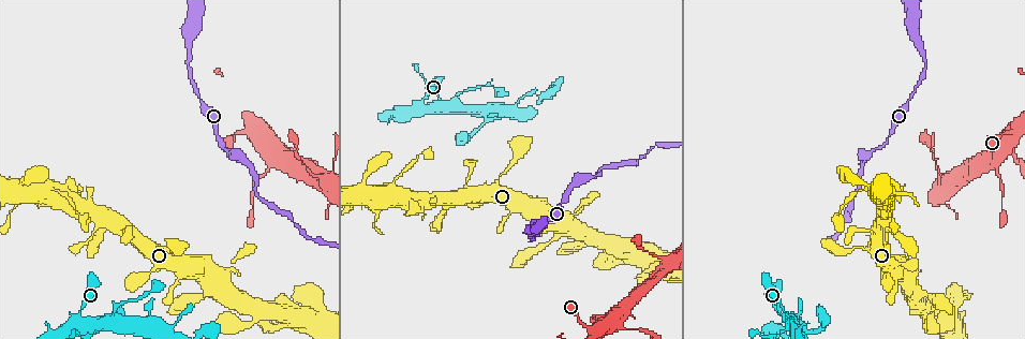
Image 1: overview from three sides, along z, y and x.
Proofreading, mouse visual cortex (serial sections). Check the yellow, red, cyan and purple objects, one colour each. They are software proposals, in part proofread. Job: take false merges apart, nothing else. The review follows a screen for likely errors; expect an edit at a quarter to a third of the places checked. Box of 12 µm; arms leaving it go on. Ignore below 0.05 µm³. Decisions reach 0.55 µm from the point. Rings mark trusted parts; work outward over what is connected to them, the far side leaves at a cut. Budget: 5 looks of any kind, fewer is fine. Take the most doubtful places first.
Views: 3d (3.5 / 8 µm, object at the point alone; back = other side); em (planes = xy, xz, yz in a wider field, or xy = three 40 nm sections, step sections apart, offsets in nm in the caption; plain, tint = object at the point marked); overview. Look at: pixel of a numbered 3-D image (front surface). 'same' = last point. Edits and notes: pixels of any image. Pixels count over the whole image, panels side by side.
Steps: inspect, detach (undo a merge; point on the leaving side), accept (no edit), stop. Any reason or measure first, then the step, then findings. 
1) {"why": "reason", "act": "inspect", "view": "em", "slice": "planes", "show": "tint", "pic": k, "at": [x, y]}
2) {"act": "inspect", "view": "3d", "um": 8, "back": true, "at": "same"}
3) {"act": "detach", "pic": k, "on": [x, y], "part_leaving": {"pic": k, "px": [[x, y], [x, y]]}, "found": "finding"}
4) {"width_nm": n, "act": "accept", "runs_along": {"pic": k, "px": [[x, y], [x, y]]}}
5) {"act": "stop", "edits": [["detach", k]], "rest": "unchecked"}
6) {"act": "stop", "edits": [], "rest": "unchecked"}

{"why": "thin arm on a thick one", "act": "inspect", "view": "3d", "um": 3.5, "pic": 1, "at": [661, 258]}

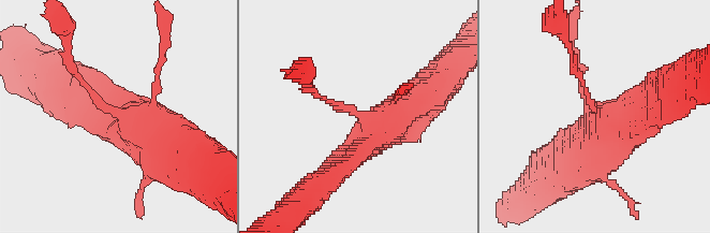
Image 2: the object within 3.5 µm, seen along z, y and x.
{"why": "now the EM", "act": "inspect", "view": "em", "slice": "xy", "step": 5, "show": "tint", "pic": 2, "at": [602, 114]}

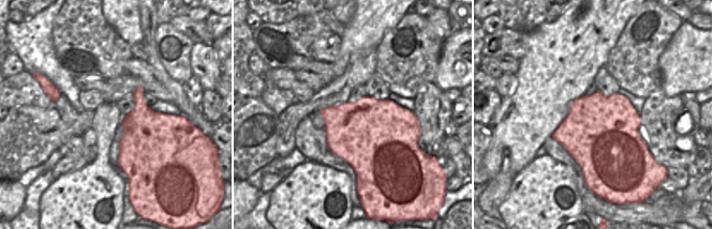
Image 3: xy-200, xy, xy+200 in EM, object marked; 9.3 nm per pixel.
{"act": "accept", "runs_along": {"pic": 2, "px": [[86, 106], [156, 143], [146, 183]]}, "found": "all the same cell"}

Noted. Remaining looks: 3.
{"why": "abrupt turn", "act": "inspect", "view": "3d", "um": 3.5, "pic": 1, "at": [456, 103]}

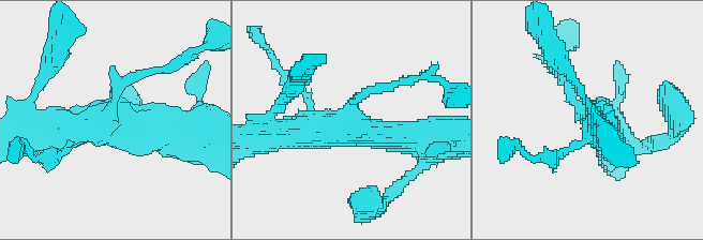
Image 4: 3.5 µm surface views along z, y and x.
{"arms": 4, "arm_widths_nm": [100, 150, 350, 400], "act": "inspect", "view": "em", "slice": "xy", "step": 2, "show": "tint", "pic": 4, "at": [352, 115]}

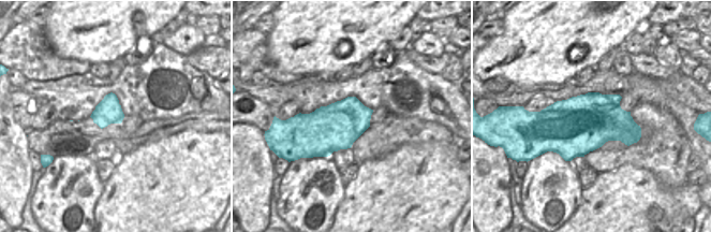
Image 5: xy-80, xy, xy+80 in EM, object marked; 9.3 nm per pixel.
{"act": "accept", "runs_along": {"pic": 4, "px": [[34, 119], [44, 129], [176, 135]]}, "found": "all the same cell"}

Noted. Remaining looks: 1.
{"act": "stop", "edits": [], "rest": "unchecked"}

